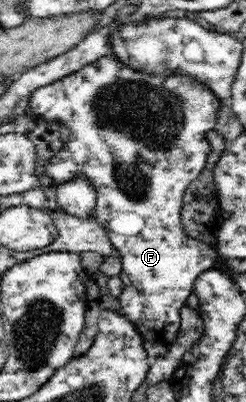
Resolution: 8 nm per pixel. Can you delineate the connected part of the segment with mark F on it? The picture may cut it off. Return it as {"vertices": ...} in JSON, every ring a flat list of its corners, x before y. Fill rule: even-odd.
{"vertices":[[113,54,102,56,102,58,98,58,94,62,84,65,84,68,78,69,78,72,72,72,68,76,63,76,60,80,52,82,52,84,37,88,29,95,29,101,30,110,38,118,41,118,43,122,47,124,62,123,70,129,70,140,67,140,61,150,46,165,41,167,43,178,56,185,69,182,72,179,82,178,88,179,90,184,94,185,94,190,96,191,94,217,105,228,106,234,109,236,113,248,117,249,119,259,121,260,121,273,119,277,121,278,123,289,117,296,117,299,122,306,123,314,136,326,143,340,146,339,150,343,164,345,165,347,170,346,178,338,177,333,180,332,182,324,181,310,186,306,188,296,193,293,196,279,204,271,212,269,215,260,219,256,216,248,212,247,212,245,202,241,202,239,192,238,184,231,181,212,185,190,202,172,206,164,207,154,211,149,204,134,214,130,217,118,216,113,223,104,220,103,219,98,214,96,203,82,198,82,195,78,187,76,187,74,172,74,172,76,164,76,164,78,154,76,153,74,144,74,143,72,138,72,137,69,128,68,120,60,117,60,117,56]]}

